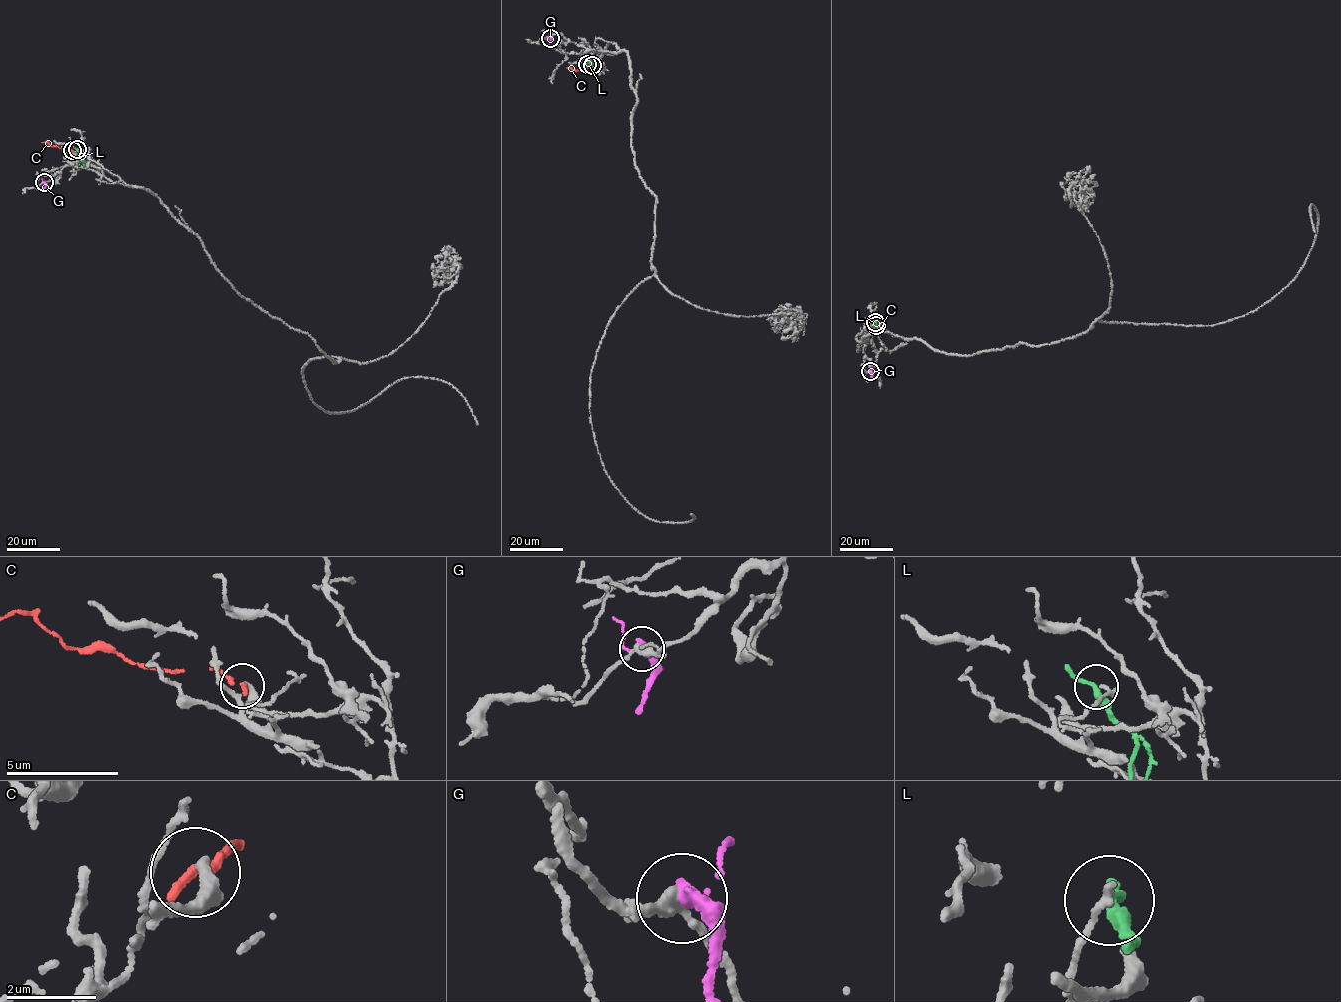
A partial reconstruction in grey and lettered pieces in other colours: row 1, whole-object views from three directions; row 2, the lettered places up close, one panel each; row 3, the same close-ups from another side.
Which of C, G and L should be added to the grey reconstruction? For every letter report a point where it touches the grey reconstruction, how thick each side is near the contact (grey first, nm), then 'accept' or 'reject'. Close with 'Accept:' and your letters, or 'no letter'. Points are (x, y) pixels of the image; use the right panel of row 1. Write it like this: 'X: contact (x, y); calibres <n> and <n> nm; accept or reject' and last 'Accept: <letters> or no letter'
C: contact (876, 325); calibres 360 and 240 nm; reject
G: contact (870, 371); calibres 280 and 380 nm; reject
L: contact (875, 322); calibres 160 and 280 nm; reject
Accept: no letter

